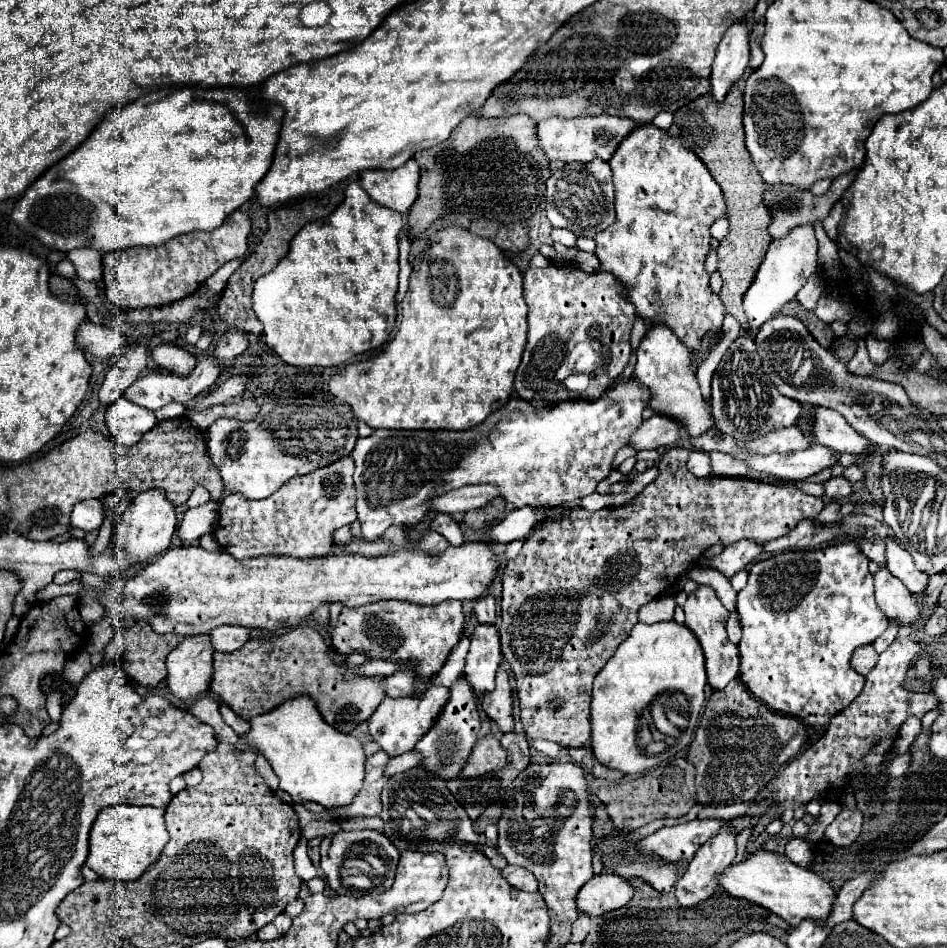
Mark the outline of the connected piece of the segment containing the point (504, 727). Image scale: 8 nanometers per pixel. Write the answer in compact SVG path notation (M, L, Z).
M500 663L498 673L496 673L496 687L494 691L488 691L486 695L482 695L480 699L480 707L484 709L484 713L498 723L500 731L510 731L514 729L514 699L512 699L512 689L508 683L508 663Z

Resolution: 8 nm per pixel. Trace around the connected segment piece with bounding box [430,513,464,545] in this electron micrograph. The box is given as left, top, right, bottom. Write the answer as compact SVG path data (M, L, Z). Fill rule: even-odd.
M438 513L432 519L430 529L436 531L436 533L440 533L440 535L444 535L452 545L462 545L464 543L464 535L462 535L458 523L450 515L446 515L446 513Z

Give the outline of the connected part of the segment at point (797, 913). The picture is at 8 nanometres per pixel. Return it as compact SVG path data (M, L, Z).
M758 849L756 853L750 853L744 861L726 867L724 873L718 873L718 885L736 899L754 901L756 905L774 911L790 927L796 927L806 917L818 921L826 919L836 897L830 883L826 883L822 877L814 875L804 867L794 865L786 855L768 849Z

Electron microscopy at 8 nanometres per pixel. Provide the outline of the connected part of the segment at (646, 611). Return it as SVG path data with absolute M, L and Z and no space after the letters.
M676 593L666 598L657 598L643 605L638 612L638 621L644 624L654 624L662 621L670 621L674 618L674 610L677 606Z

